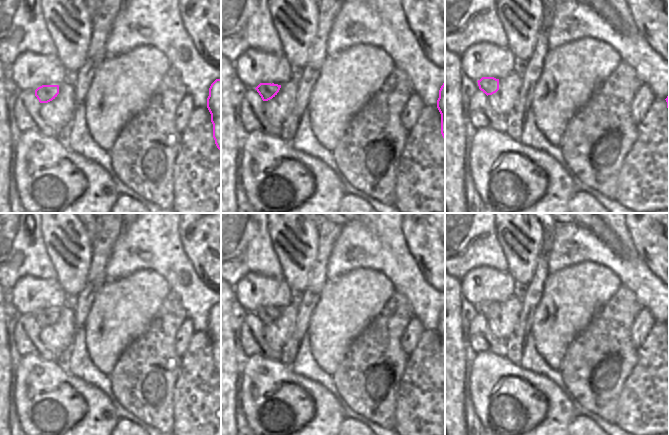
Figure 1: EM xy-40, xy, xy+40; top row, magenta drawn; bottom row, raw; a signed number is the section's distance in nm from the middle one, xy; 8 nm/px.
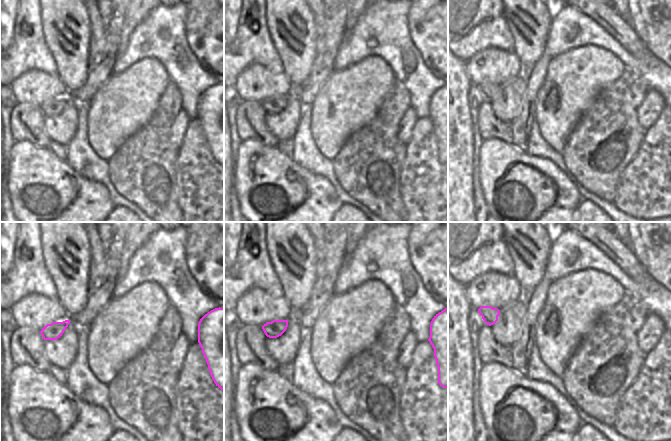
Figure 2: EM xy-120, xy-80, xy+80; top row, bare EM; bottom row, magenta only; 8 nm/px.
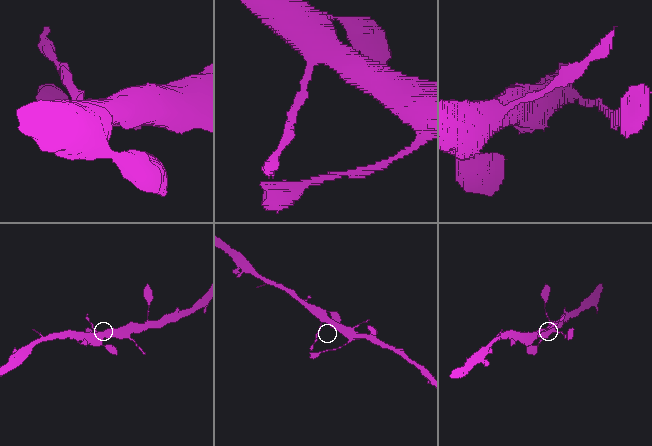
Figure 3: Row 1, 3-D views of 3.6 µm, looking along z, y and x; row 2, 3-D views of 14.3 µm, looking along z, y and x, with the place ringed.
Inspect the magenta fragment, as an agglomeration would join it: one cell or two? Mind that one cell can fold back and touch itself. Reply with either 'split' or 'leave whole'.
split

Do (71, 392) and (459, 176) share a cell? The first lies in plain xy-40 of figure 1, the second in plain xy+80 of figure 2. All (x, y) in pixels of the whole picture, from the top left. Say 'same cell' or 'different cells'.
different cells

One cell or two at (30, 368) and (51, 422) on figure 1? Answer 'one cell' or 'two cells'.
one cell

